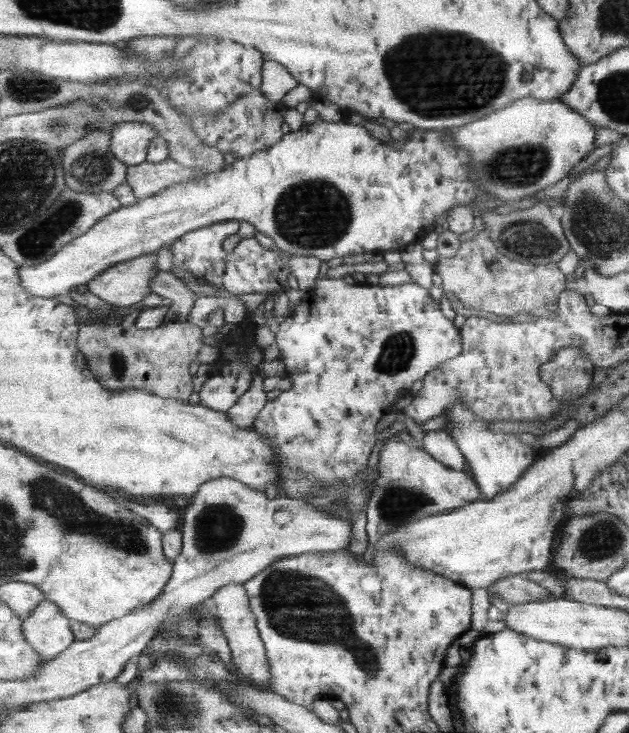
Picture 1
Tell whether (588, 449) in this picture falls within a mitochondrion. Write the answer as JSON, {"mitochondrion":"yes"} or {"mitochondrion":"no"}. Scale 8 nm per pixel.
{"mitochondrion":"no"}

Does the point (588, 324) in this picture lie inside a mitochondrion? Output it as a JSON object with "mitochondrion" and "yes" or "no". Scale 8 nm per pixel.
{"mitochondrion":"no"}

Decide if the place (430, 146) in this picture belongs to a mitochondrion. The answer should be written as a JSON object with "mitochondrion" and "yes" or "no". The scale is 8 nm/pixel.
{"mitochondrion":"no"}

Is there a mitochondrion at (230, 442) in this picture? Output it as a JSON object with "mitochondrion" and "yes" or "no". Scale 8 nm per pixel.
{"mitochondrion":"no"}

